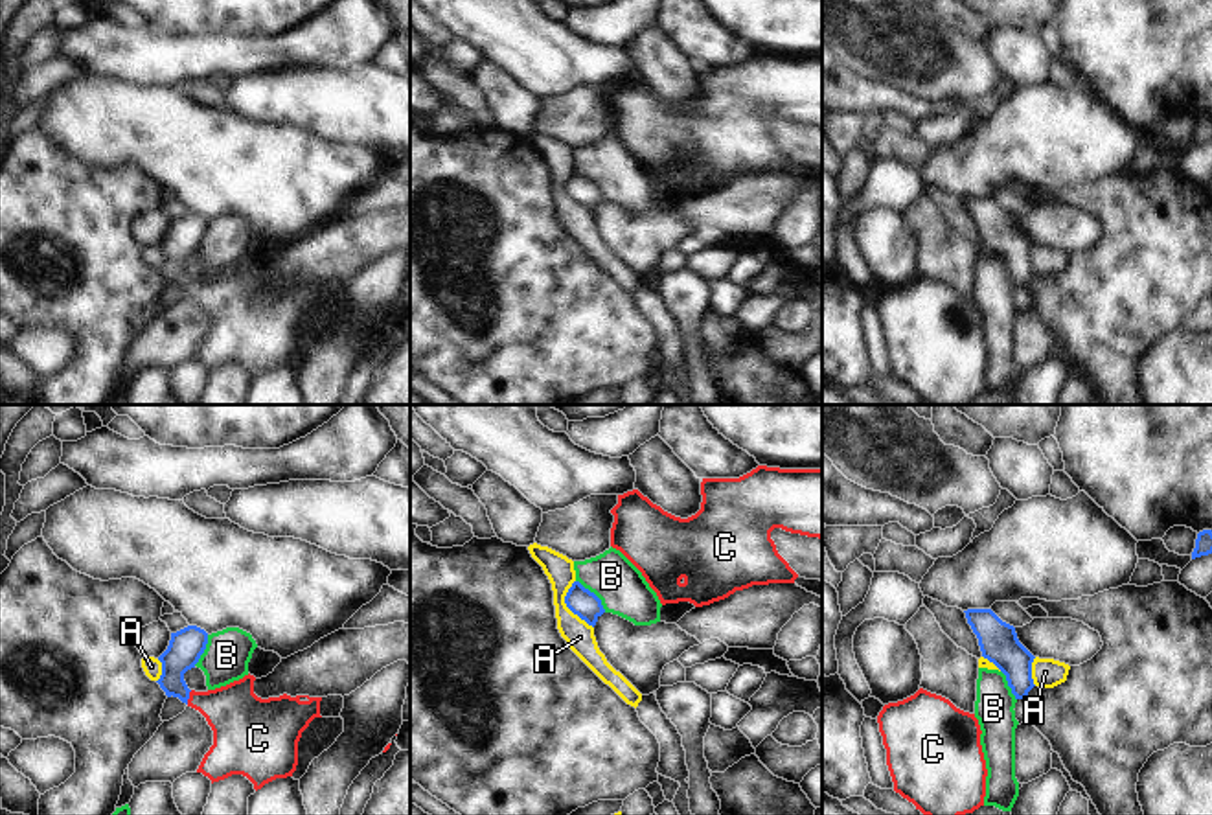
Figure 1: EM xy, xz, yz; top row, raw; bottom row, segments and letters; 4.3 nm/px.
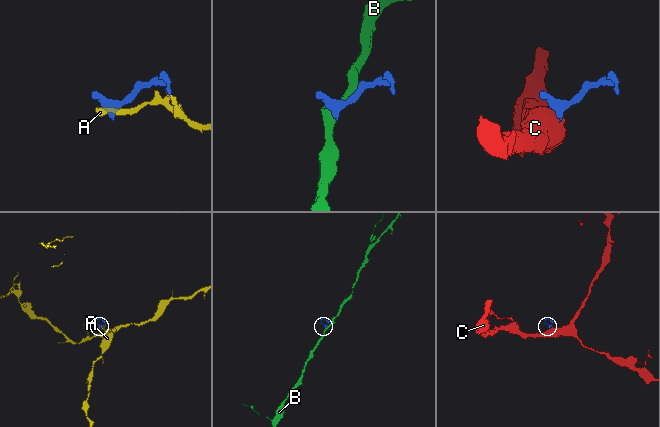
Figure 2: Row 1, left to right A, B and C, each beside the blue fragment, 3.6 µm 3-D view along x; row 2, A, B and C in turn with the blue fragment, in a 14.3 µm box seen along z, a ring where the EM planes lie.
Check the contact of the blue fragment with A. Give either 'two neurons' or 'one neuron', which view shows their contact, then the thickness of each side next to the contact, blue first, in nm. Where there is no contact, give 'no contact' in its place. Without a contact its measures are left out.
two neurons | xz | 120/130 nm

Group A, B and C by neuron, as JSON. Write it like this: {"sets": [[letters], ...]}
{"sets": [["A"], ["B"], ["C"]]}

